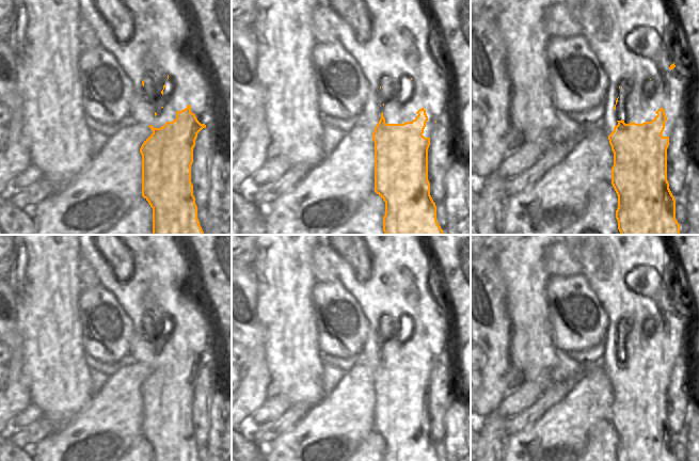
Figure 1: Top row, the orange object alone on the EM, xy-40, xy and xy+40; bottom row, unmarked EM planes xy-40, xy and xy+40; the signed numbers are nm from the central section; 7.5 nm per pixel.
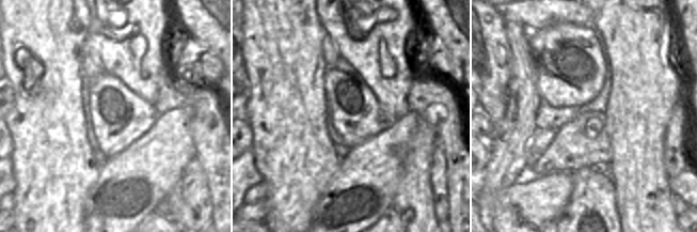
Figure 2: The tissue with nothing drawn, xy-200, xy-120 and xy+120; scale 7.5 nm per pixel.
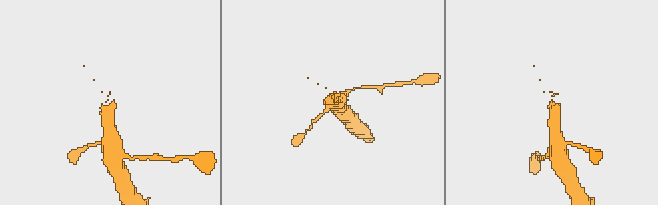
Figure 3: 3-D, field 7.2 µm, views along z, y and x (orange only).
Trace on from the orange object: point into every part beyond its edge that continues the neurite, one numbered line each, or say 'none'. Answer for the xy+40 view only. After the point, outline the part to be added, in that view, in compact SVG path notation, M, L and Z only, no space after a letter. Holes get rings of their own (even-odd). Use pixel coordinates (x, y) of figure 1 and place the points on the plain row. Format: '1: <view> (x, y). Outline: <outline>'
1: xy+40 (629, 273). Outline: M558 235L573 258L582 266L582 274L603 306L607 319L603 368L608 376L618 364L614 348L620 335L622 319L650 320L660 308L669 309L673 300L669 289L671 255L663 235Z

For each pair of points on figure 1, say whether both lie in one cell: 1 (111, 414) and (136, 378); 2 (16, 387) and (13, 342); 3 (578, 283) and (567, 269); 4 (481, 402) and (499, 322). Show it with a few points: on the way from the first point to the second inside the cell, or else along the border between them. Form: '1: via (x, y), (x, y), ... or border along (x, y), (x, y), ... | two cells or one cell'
1: via (117, 406), (121, 393), (127, 386) | one cell
2: via (15, 376), (15, 353) | one cell
3: border along (581, 272), (567, 276), (550, 275) | two cells
4: via (495, 382), (496, 343) | one cell

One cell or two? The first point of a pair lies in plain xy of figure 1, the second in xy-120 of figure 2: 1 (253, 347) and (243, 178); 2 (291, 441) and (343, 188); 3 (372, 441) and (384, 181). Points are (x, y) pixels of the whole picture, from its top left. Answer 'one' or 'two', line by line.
1: one
2: one
3: two

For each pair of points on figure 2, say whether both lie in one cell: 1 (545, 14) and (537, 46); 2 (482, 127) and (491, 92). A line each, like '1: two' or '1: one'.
1: two
2: two

